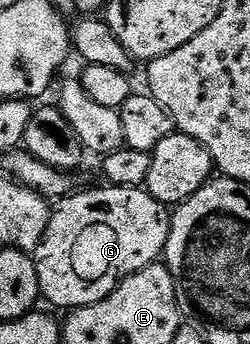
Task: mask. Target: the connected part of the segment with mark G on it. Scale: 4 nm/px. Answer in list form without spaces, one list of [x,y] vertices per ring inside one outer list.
[[[120,185],[87,189],[62,198],[52,208],[48,229],[34,250],[35,270],[39,291],[44,302],[56,305],[62,311],[84,309],[93,303],[101,303],[129,275],[156,264],[164,256],[169,239],[171,213],[168,206],[154,201],[146,188],[126,189]]]

